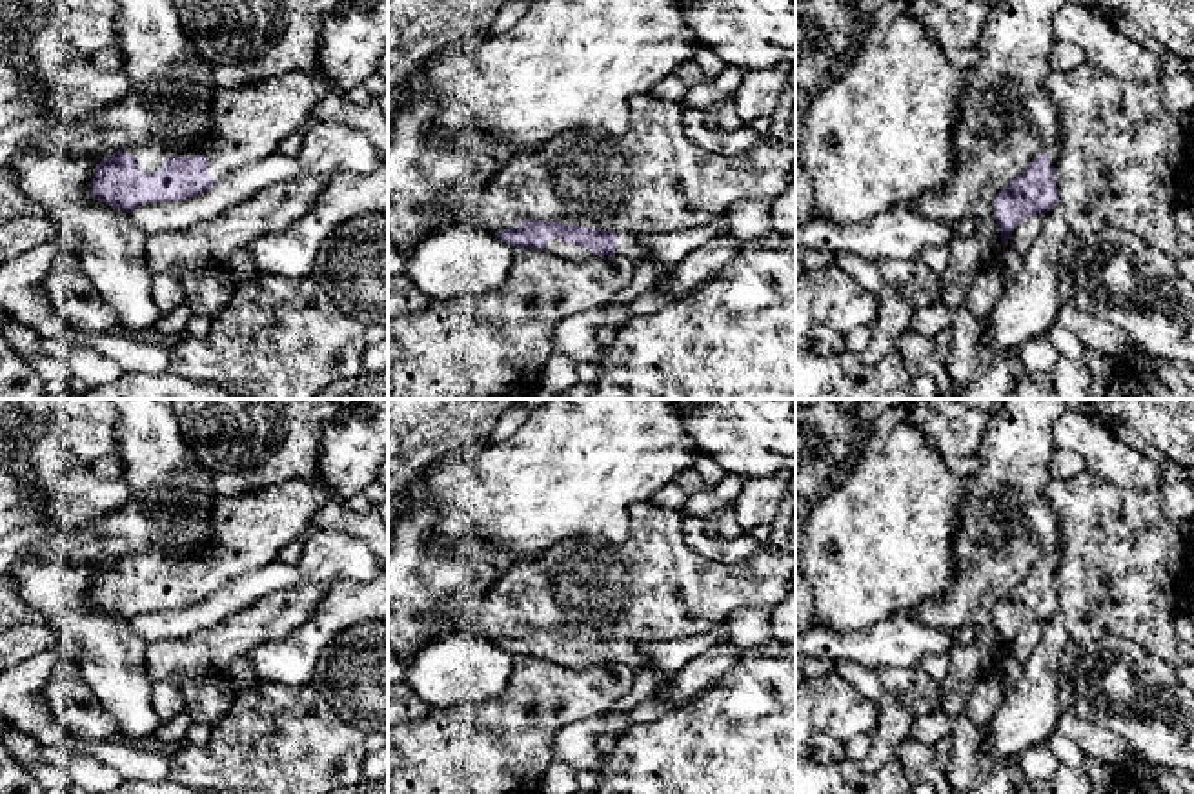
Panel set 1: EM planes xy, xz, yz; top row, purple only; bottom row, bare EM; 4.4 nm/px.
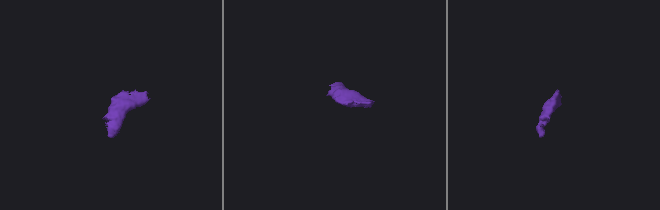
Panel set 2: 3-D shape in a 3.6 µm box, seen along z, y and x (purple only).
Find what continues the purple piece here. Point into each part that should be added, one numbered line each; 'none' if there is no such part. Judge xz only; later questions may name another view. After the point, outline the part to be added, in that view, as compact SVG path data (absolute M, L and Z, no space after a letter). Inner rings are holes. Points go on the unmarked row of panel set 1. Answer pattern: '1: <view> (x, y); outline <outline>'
1: xz (556, 652); outline M553 645L544 659L555 661L559 665L586 670L590 667L610 667L608 663L595 663L593 657L564 652L561 645Z

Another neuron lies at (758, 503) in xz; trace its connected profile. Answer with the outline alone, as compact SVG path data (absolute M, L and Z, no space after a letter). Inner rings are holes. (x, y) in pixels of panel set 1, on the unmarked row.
M786 470L766 477L759 475L743 479L743 488L734 501L734 512L744 532L774 523L790 479L792 473Z

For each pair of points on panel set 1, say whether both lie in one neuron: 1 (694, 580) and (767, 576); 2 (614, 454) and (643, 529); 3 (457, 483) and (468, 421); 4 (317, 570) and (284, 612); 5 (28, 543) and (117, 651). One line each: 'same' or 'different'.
1: same
2: different
3: different
4: different
5: different

